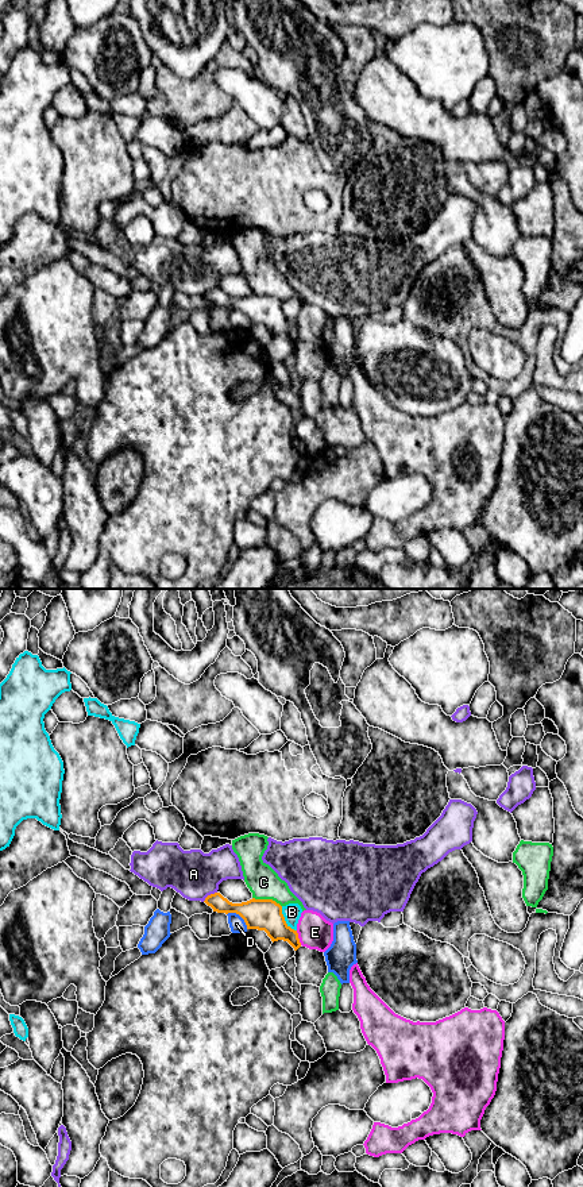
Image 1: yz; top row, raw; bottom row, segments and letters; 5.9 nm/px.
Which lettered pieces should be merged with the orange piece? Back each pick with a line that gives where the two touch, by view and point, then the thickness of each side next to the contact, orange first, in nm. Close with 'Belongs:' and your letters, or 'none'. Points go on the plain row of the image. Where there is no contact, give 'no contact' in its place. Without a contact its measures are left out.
Belongs: none

